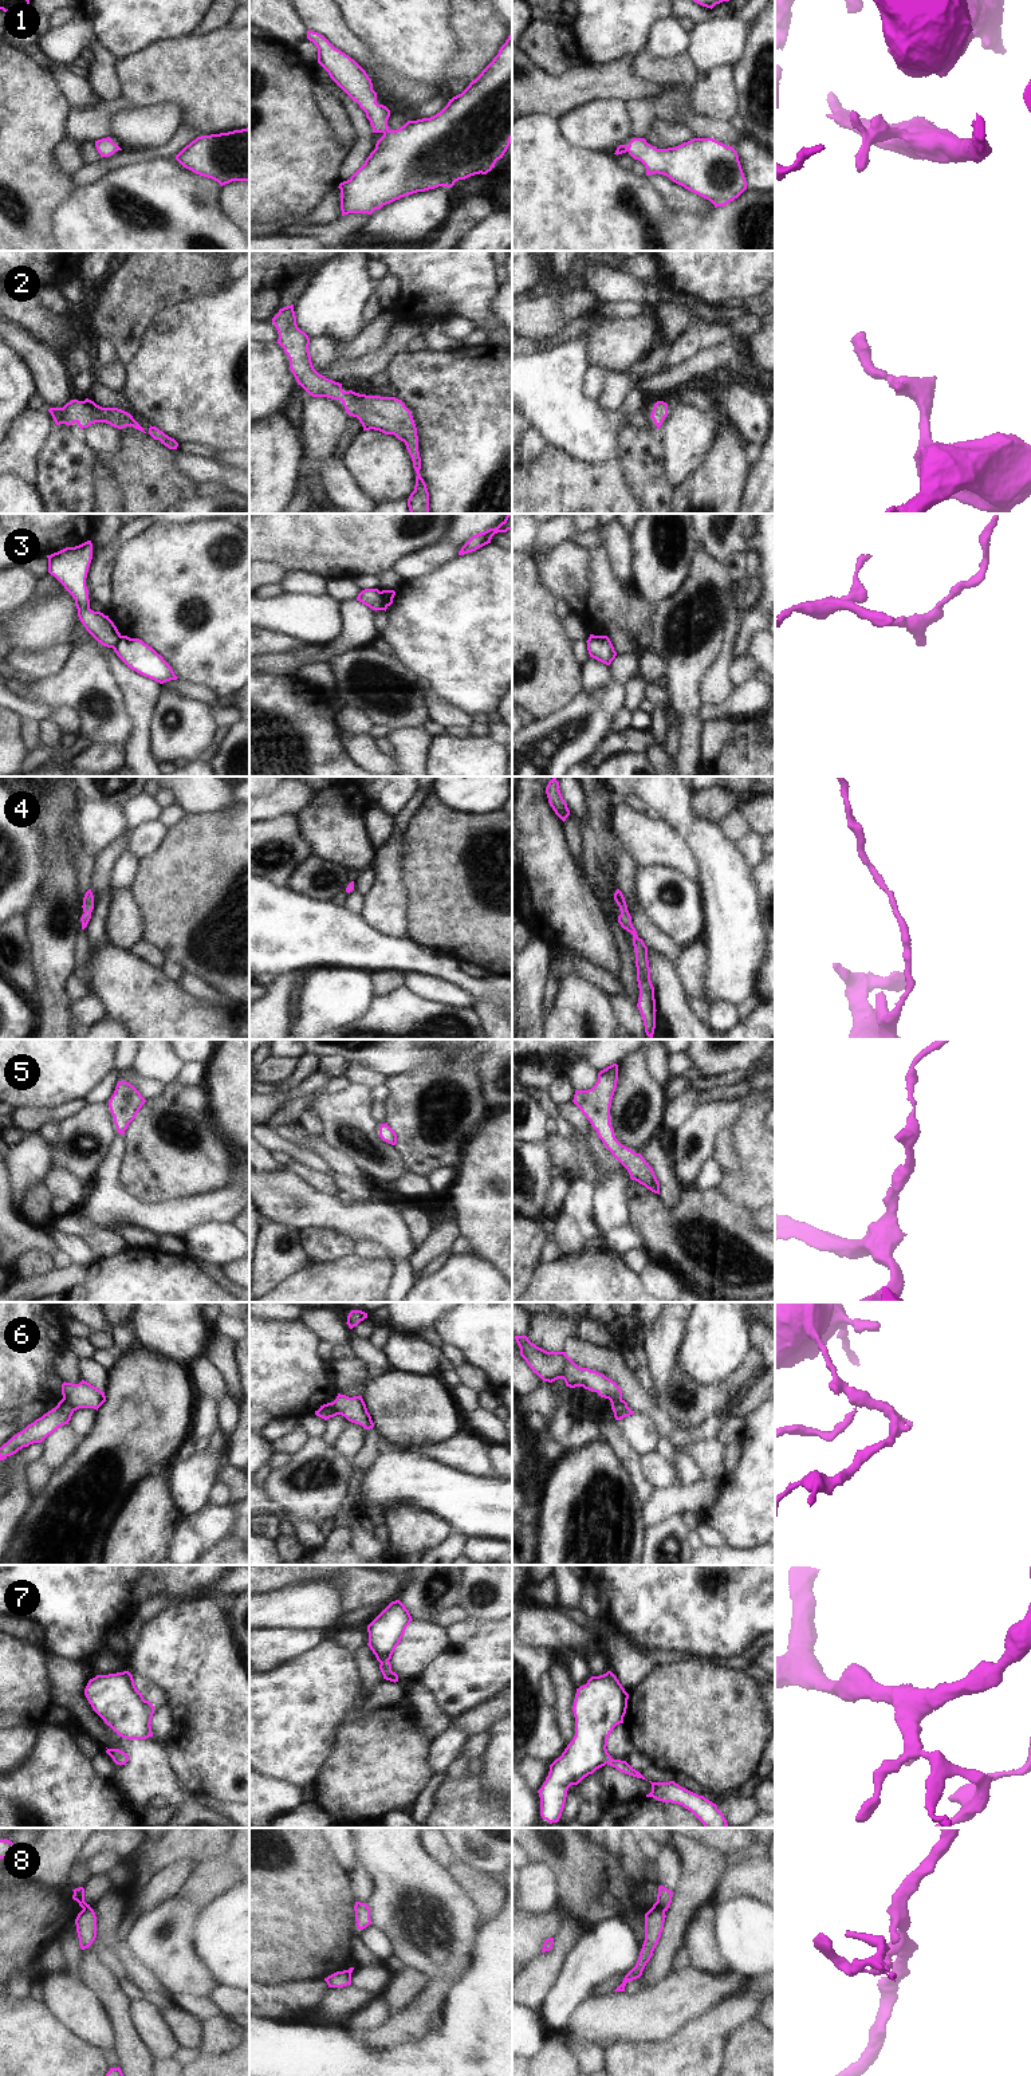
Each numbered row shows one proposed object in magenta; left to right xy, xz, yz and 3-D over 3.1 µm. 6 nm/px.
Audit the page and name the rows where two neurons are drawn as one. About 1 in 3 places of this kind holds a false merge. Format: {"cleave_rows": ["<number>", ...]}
{"cleave_rows": ["3", "6", "8"]}

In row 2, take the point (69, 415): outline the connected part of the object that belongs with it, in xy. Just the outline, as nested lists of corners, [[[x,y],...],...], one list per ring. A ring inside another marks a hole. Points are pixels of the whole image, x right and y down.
[[[88,398],[84,401],[71,400],[63,408],[50,408],[48,412],[56,425],[76,422],[83,429],[95,422],[106,422],[118,429],[133,426],[146,433],[130,413],[118,408],[102,408]]]

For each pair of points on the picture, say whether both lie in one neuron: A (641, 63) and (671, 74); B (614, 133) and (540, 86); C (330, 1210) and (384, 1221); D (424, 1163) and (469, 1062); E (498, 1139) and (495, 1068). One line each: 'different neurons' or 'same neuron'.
A: same neuron
B: different neurons
C: same neuron
D: same neuron
E: different neurons

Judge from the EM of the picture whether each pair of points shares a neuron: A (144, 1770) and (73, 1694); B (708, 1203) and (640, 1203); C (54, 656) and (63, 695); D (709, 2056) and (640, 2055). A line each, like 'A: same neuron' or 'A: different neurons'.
A: same neuron
B: same neuron
C: different neurons
D: same neuron

